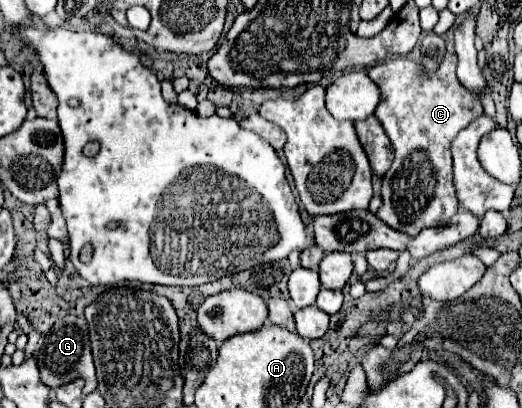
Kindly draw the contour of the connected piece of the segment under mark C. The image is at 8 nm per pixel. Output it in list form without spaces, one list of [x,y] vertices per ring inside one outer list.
[[[446,54],[432,78],[418,78],[416,72],[418,64],[406,58],[388,60],[368,70],[382,92],[374,114],[394,146],[394,162],[382,180],[384,204],[376,216],[410,238],[422,228],[446,224],[460,210],[452,182],[450,148],[456,132],[482,114],[480,100],[472,100],[456,80],[456,54]]]

